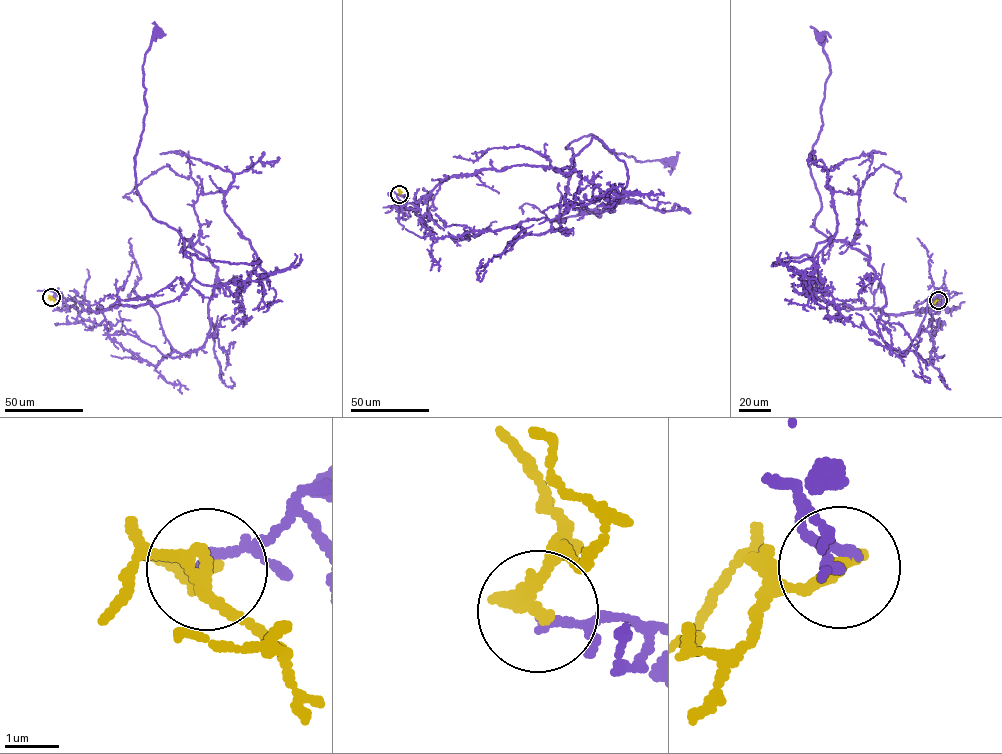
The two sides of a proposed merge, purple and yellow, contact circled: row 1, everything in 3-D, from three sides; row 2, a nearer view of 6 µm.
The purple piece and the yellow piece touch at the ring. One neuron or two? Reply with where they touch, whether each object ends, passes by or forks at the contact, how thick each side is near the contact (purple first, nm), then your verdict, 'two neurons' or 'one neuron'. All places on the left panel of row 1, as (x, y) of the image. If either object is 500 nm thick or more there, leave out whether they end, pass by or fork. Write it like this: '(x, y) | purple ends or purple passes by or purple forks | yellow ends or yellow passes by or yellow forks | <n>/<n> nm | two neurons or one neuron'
(51, 297) | purple passes by | yellow passes by | 130/240 nm | two neurons

